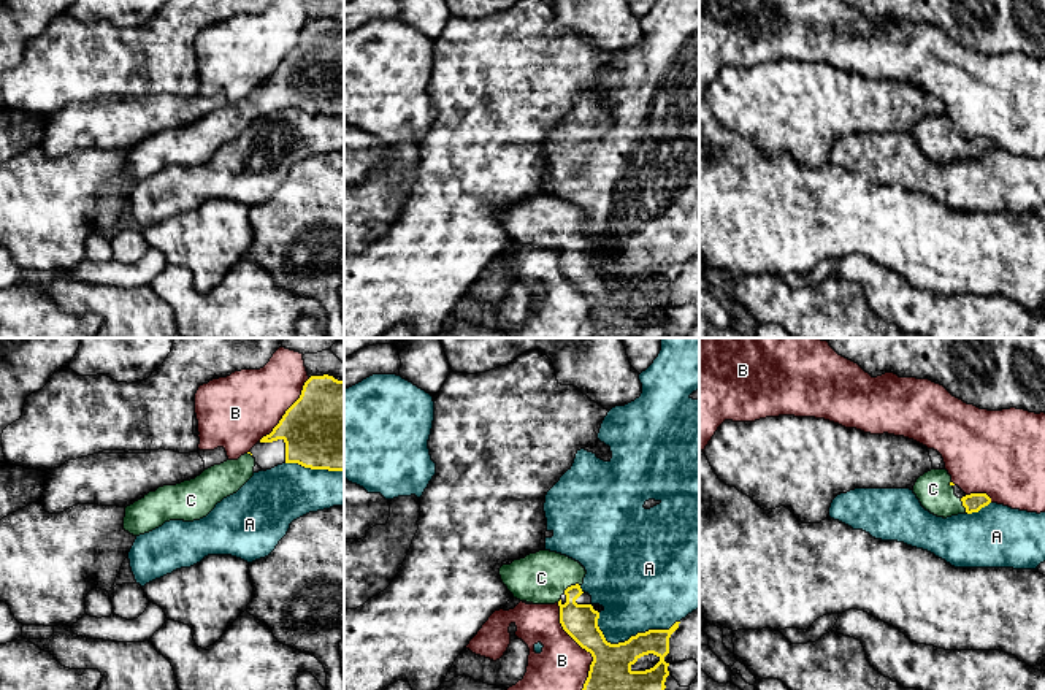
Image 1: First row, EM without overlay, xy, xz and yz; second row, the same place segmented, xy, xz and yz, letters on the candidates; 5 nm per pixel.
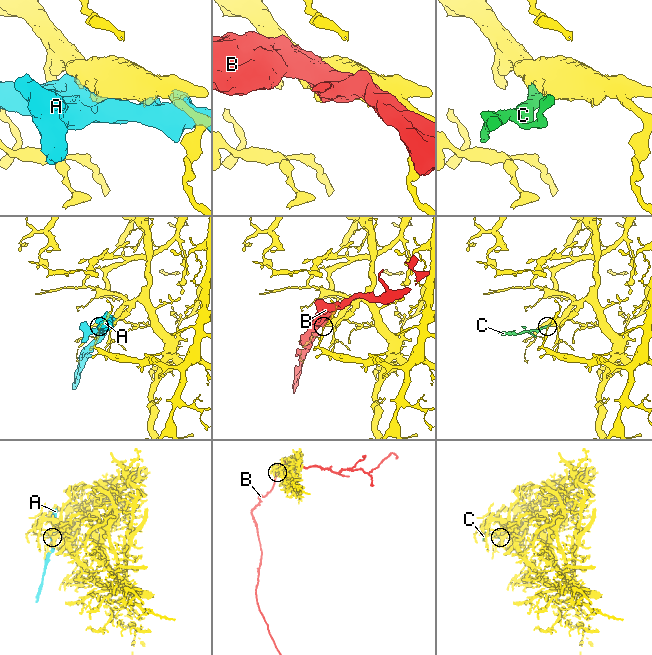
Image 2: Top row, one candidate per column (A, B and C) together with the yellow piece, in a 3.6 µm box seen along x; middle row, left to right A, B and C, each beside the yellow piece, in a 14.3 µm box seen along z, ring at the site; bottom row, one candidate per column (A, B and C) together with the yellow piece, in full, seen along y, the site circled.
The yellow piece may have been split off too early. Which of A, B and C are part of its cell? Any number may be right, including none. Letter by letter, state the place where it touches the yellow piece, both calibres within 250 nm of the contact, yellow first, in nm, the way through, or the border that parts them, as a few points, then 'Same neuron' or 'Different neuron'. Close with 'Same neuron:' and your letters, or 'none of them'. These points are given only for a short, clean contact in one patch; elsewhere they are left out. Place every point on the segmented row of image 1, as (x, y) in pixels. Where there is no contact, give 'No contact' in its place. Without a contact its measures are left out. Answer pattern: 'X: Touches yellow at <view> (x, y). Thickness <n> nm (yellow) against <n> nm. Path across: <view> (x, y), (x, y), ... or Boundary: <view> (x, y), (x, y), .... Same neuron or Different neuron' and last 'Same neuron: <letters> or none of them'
A: Touches yellow at xz (636, 635). Thickness 200 nm (yellow) against 440 nm. Different neuron
B: Touches yellow at xz (582, 647). Thickness 200 nm (yellow) against 260 nm. Different neuron
C: Touches yellow at xz (571, 586). Thickness 180 nm (yellow) against 260 nm. Same neuron
Same neuron: C

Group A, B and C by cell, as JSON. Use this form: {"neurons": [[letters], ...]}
{"neurons": [["A"], ["B"], ["C"]]}

